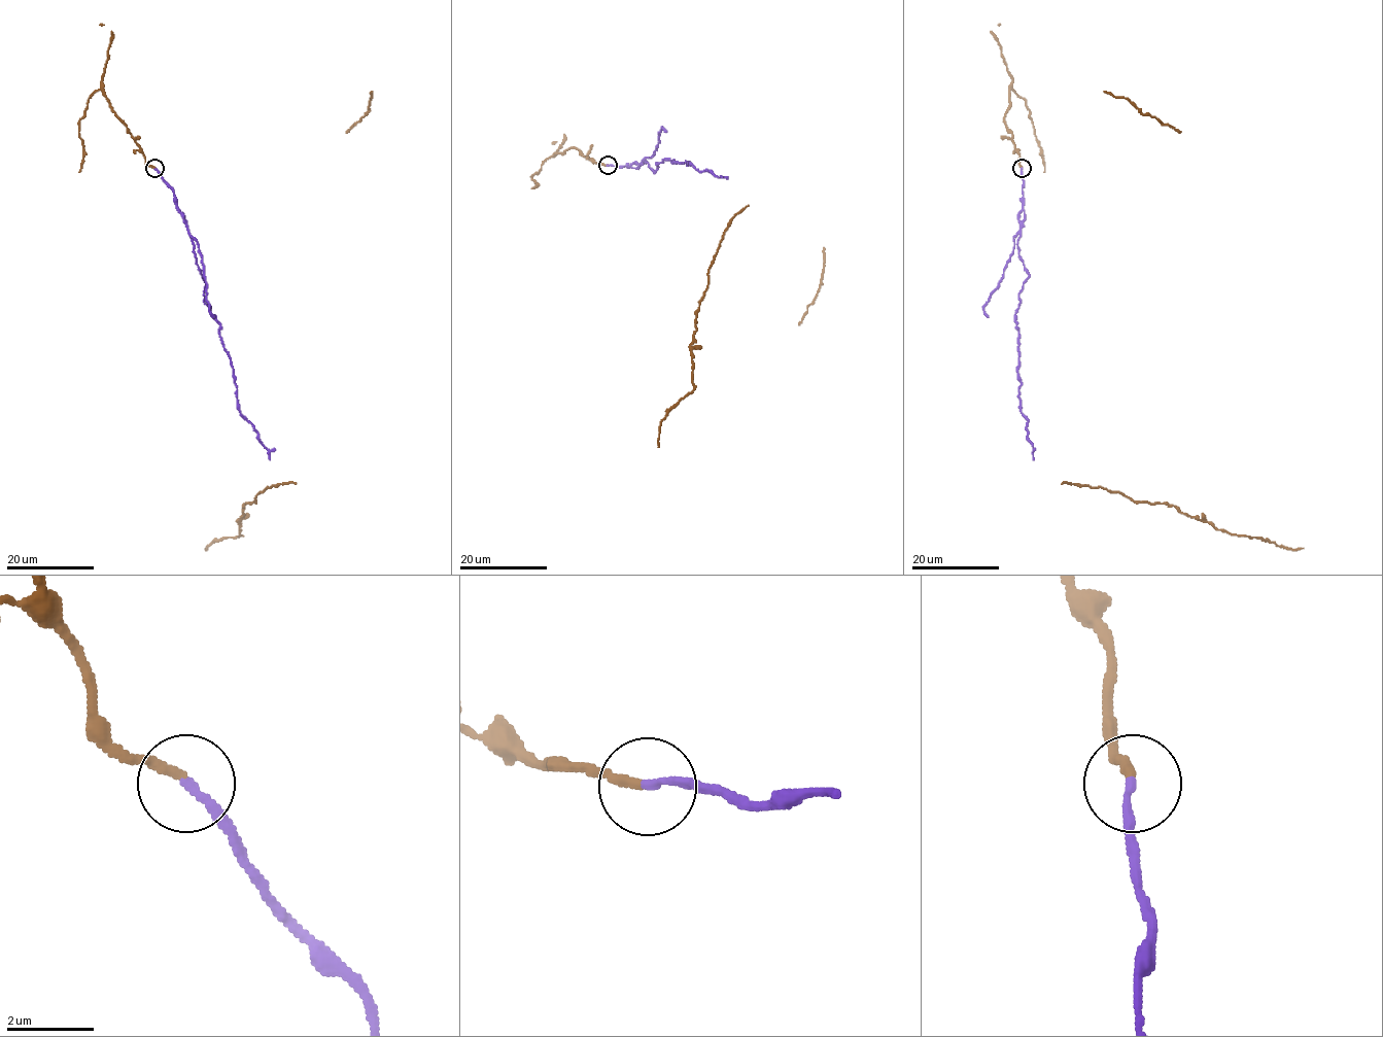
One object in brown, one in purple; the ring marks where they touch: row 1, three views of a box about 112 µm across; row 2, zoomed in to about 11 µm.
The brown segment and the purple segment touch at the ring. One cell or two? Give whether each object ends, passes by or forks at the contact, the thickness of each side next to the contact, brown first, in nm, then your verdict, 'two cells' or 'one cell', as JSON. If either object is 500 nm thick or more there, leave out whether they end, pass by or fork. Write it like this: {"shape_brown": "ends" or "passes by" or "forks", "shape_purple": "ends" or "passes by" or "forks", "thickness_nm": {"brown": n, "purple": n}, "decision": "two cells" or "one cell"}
{"shape_brown": "ends", "shape_purple": "ends", "thickness_nm": {"brown": 220, "purple": 200}, "decision": "two cells"}

